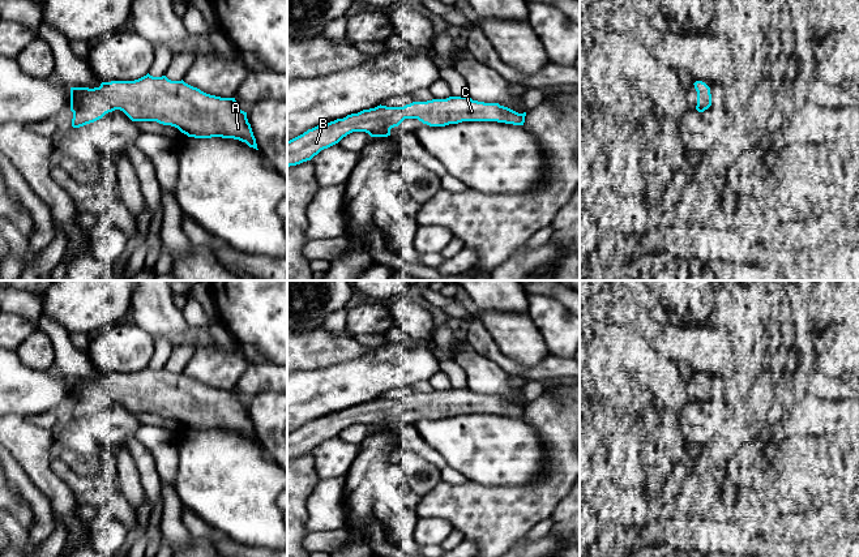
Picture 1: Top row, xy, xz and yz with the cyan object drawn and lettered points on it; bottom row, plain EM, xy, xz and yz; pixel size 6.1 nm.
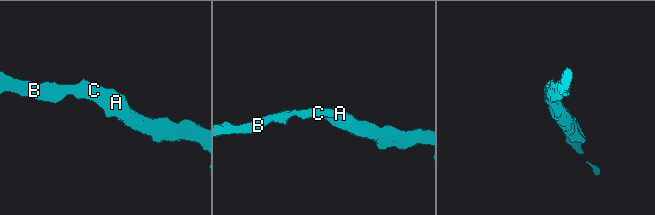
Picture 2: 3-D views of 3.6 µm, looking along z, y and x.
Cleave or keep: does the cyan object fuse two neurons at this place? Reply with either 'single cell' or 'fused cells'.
single cell

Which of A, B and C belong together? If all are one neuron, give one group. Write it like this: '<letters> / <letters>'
A B C

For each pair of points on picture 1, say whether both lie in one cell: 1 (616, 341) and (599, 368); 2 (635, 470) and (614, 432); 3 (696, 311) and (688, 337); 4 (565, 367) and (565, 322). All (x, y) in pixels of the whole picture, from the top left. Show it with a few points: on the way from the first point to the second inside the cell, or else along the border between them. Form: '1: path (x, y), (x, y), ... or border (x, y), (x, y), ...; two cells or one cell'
1: border (605, 330), (609, 347), (628, 373); two cells
2: path (625, 461), (620, 441); one cell
3: border (710, 321), (702, 325), (680, 324); two cells
4: border (550, 354), (565, 359); two cells

